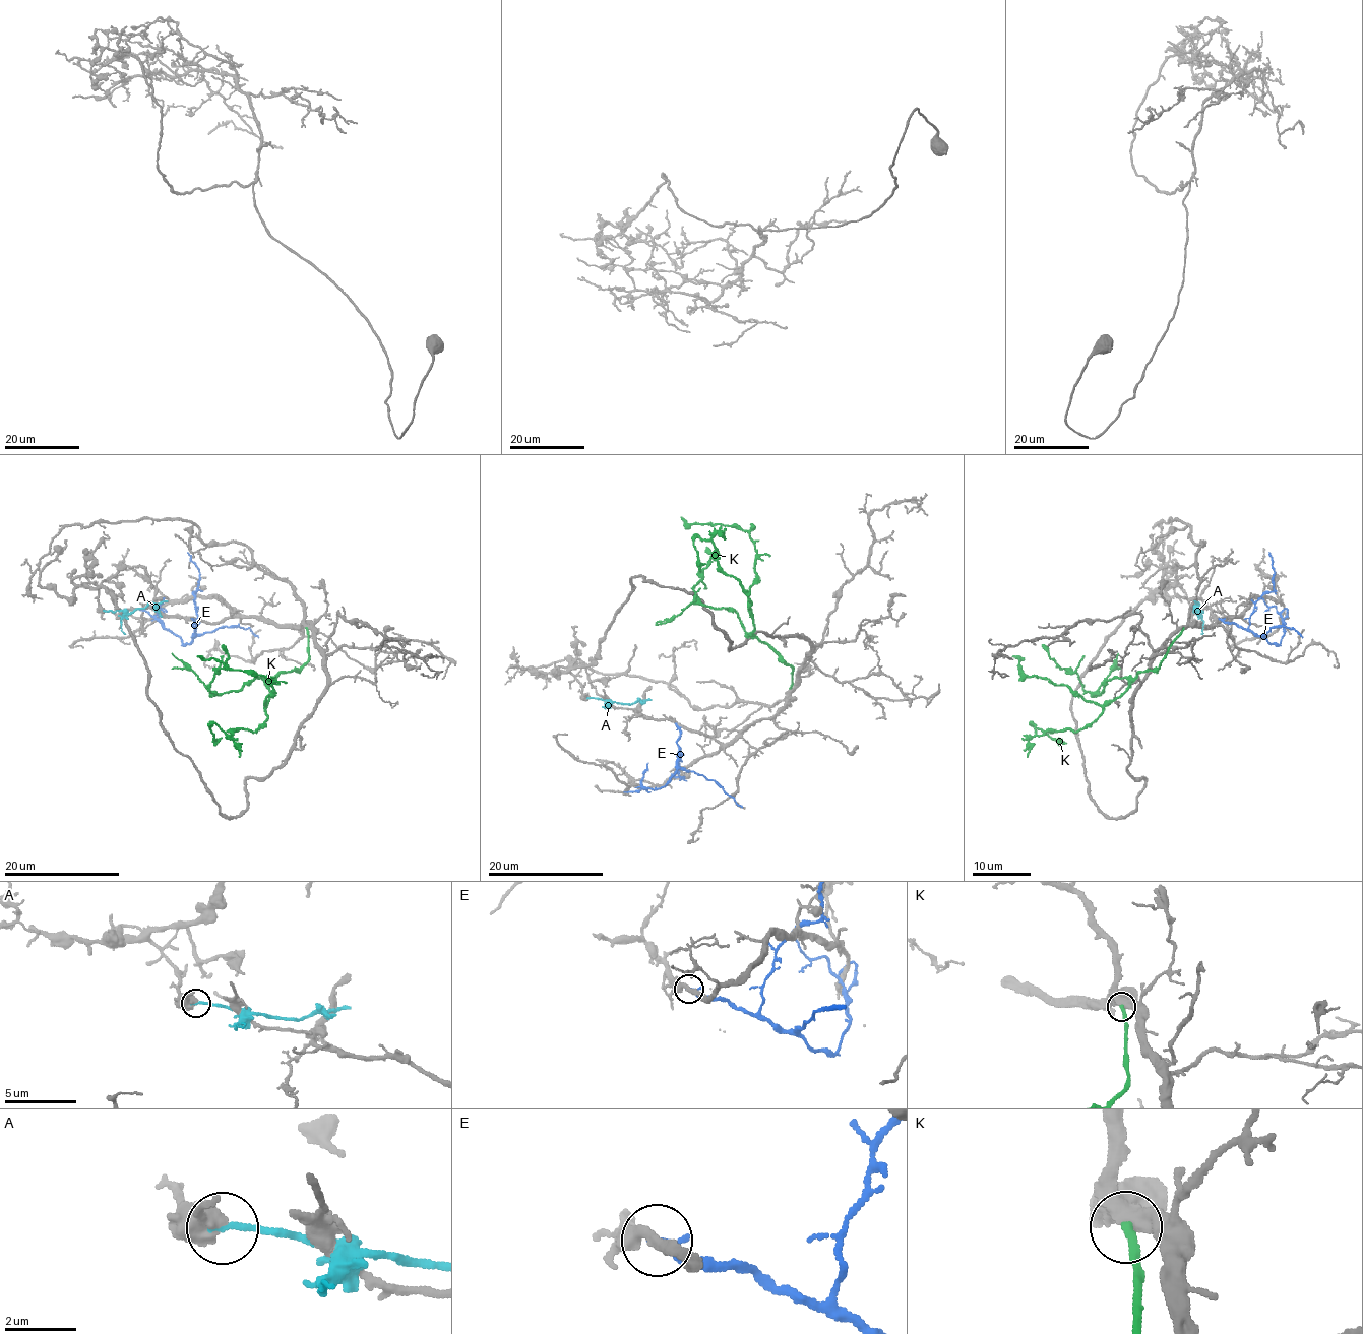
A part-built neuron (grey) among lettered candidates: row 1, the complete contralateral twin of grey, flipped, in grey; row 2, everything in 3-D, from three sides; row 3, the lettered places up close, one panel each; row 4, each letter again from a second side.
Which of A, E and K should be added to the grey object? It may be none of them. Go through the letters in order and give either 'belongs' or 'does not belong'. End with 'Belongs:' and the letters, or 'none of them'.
A: does not belong
E: does not belong
K: does not belong
Belongs: none of them

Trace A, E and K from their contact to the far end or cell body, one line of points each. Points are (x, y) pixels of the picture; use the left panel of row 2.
A: (105, 611), (130, 613), (167, 600)
E: (193, 618), (196, 623), (193, 626), (194, 637), (184, 644), (168, 631), (161, 620), (157, 608), (164, 597)
K: (306, 628), (309, 658), (300, 671), (283, 672), (269, 685), (265, 705), (271, 678), (197, 655)

